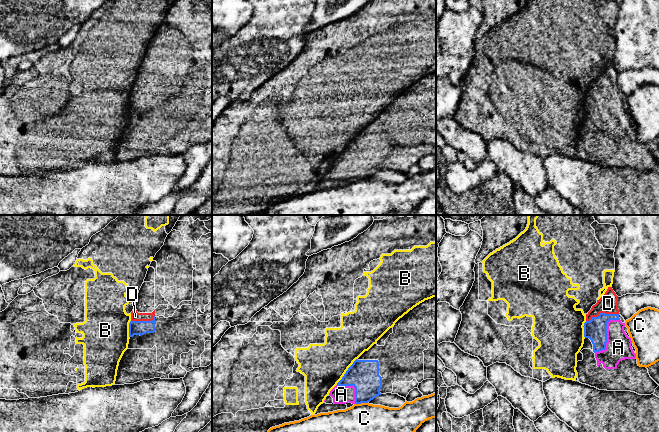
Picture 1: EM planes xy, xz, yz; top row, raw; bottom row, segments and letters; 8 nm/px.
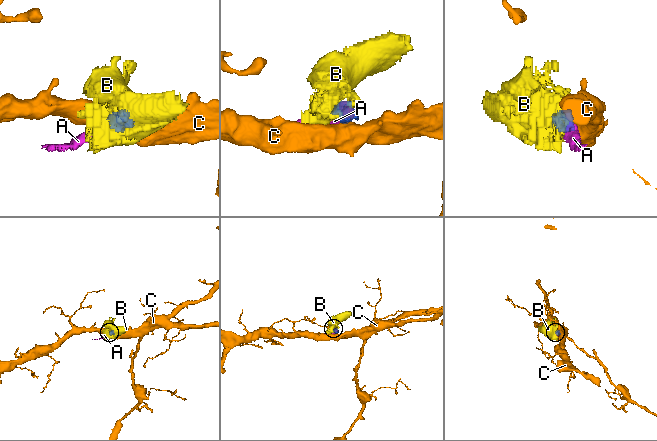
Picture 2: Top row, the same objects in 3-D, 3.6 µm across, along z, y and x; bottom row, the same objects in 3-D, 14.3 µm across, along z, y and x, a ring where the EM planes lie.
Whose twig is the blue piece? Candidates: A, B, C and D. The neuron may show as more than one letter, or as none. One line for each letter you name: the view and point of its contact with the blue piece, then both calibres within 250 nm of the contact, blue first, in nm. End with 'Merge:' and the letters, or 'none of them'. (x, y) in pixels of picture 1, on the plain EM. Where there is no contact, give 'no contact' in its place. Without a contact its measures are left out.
A: meets blue in yz at (606, 111); 180 nm thick on the blue side, 200 nm on the other
D: meets blue in yz at (602, 89); 180 nm thick on the blue side, 160 nm on the other
Merge: A, D

